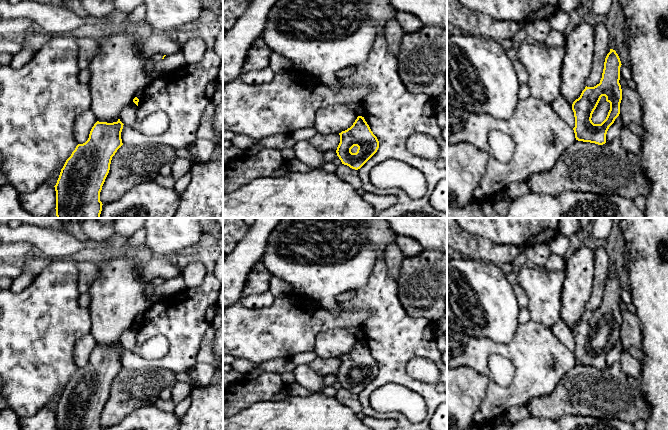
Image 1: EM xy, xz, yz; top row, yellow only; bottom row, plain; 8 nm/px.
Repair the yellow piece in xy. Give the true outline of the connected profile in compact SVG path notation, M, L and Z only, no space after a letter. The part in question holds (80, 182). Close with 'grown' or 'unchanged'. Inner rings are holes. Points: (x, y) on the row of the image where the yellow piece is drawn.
M97 121L88 140L78 144L61 169L55 187L57 218L100 218L102 202L100 192L110 170L112 157L123 145L121 132L123 123Z; unchanged

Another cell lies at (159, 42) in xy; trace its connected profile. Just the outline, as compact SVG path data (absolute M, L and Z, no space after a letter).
M156 32L149 38L138 42L138 47L140 58L147 61L156 53L176 53L180 50L181 41L173 33Z

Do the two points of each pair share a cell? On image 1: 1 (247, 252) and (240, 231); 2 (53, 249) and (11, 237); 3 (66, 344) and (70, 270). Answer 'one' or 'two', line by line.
1: two
2: one
3: one

